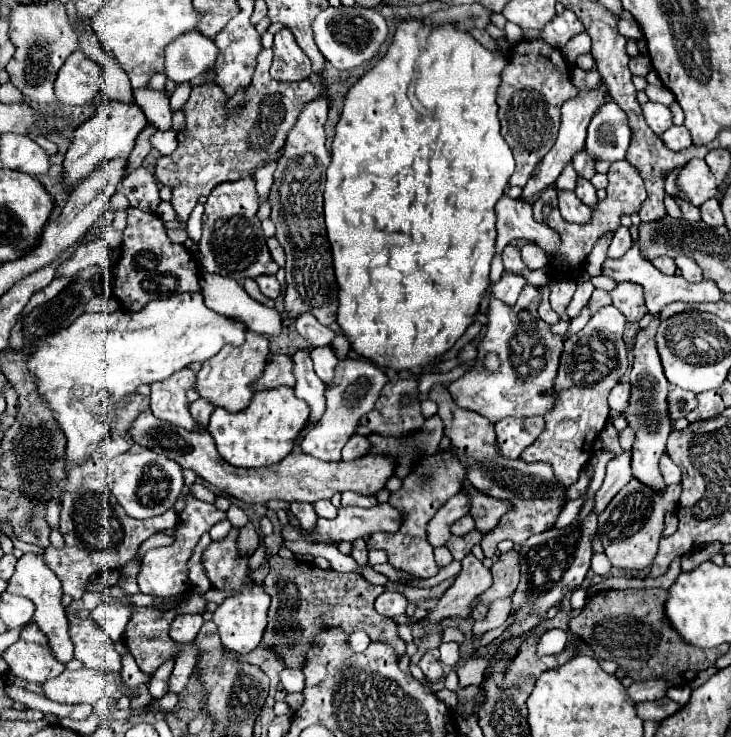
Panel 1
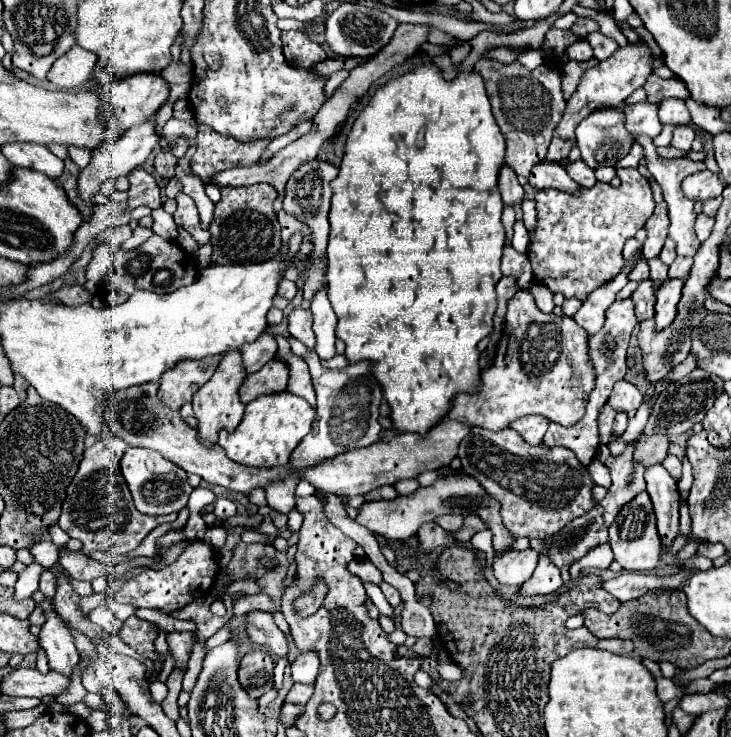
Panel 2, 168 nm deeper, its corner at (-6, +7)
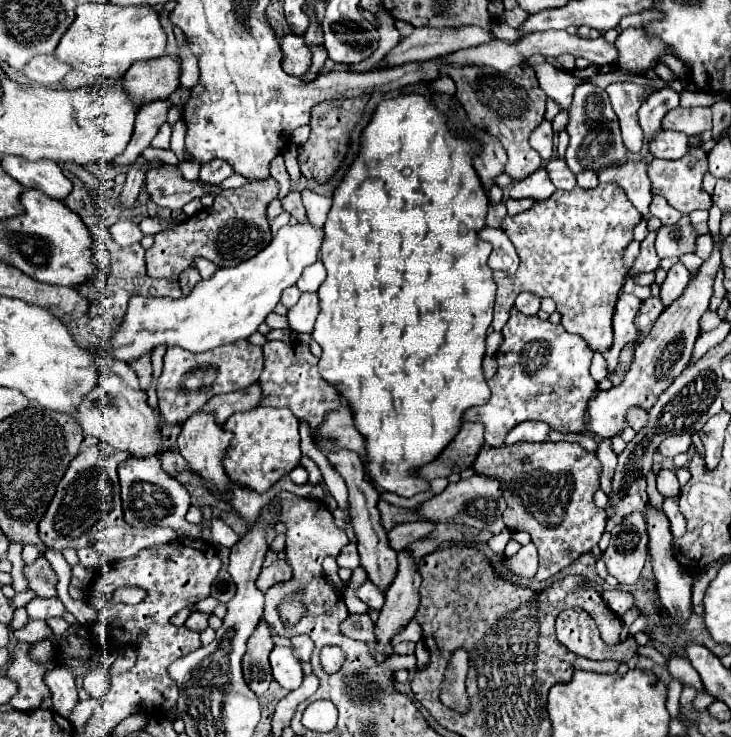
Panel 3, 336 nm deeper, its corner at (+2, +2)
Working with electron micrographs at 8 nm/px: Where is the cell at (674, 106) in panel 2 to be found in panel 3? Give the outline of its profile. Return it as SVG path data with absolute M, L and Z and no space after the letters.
M676 107L666 113L662 121L662 129L672 129L680 131L686 135L696 135L706 129L712 129L712 111L710 107Z

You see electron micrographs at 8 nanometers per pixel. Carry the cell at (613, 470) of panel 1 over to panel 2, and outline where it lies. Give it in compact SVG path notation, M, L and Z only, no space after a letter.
M640 434L634 442L636 448L636 460L634 464L644 464L644 466L652 466L656 462L662 462L664 456L668 454L668 436L662 434Z

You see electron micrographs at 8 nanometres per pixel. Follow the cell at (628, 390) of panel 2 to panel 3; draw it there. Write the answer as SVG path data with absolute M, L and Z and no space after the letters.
M634 409L630 415L628 415L628 425L638 433L648 421L648 413L642 411L642 409Z

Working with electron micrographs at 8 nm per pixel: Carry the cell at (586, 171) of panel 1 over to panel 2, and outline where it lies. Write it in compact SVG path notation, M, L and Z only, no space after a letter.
M620 108L598 110L576 128L576 142L582 160L590 168L614 166L632 146L630 134L622 126Z

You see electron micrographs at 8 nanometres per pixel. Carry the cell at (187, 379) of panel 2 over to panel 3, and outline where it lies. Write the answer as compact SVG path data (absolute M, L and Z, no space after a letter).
M236 341L236 345L222 345L208 353L188 353L180 347L168 347L164 355L164 369L156 383L156 395L160 413L166 423L180 423L188 415L200 411L200 407L218 393L242 391L260 379L264 369L262 347L250 341Z

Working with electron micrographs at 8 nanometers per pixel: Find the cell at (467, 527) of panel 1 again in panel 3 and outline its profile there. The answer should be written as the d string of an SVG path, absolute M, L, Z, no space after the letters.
M416 521L416 523L402 523L402 525L396 525L394 529L388 531L388 543L394 551L402 551L408 543L416 541L416 539L422 539L424 535L432 533L434 531L434 523L430 521Z

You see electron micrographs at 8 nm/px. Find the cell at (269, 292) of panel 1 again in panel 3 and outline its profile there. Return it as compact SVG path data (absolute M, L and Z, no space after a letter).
M288 287L288 289L282 293L280 303L290 309L290 307L294 307L294 305L298 303L298 299L300 299L300 289L298 289L298 287Z

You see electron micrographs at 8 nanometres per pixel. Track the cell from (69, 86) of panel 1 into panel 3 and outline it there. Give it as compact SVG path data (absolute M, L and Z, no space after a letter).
M36 55L28 65L22 69L22 73L36 85L58 85L62 77L70 71L70 65L56 61L52 55Z

